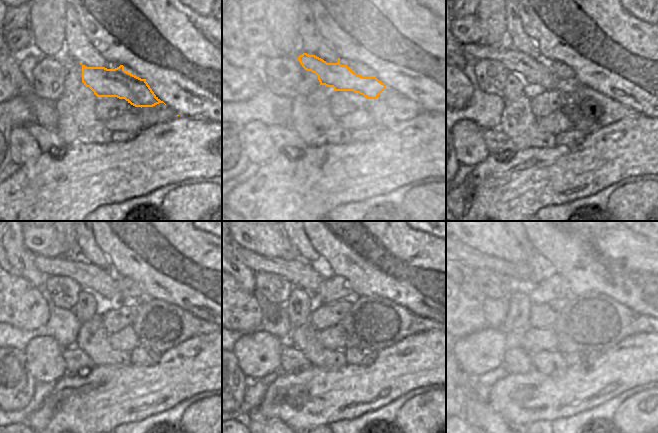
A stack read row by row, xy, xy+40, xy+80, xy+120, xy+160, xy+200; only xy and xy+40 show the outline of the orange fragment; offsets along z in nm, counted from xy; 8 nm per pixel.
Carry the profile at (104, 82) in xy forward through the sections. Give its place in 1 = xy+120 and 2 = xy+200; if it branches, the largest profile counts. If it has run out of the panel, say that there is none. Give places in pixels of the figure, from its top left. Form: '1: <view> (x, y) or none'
1: xy+120 (102, 286)
2: xy+200 (475, 261)

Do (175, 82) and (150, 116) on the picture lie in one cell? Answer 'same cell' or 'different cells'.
different cells

